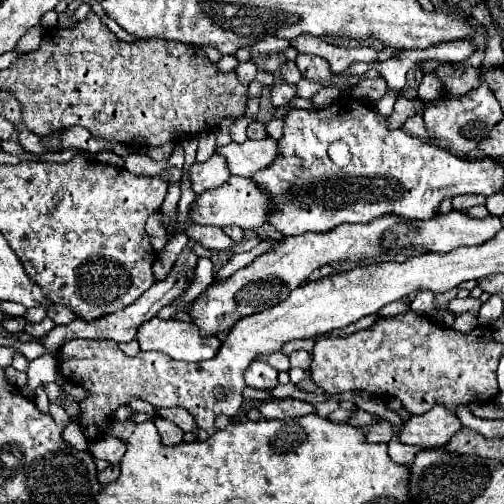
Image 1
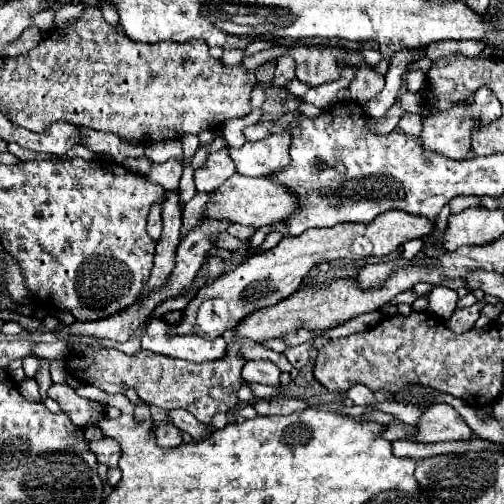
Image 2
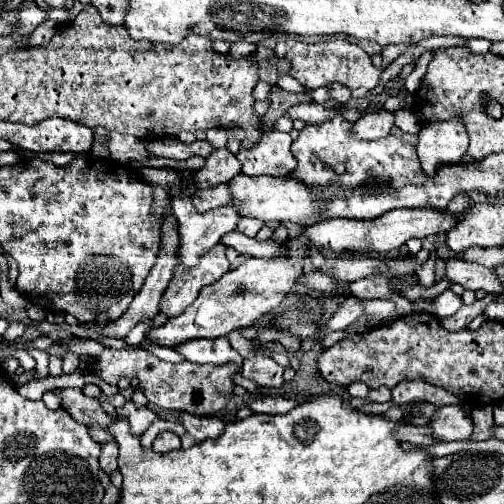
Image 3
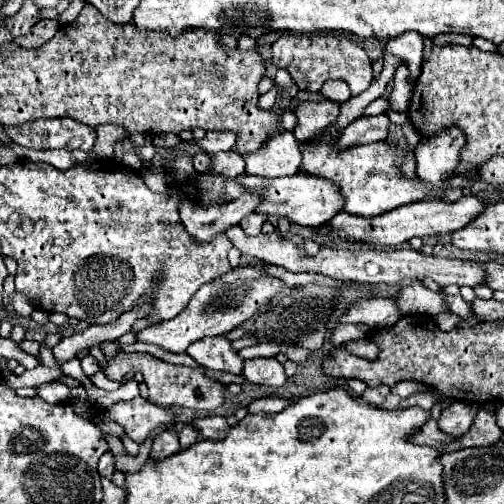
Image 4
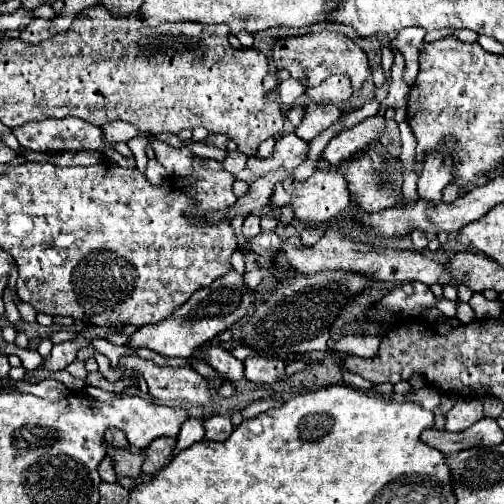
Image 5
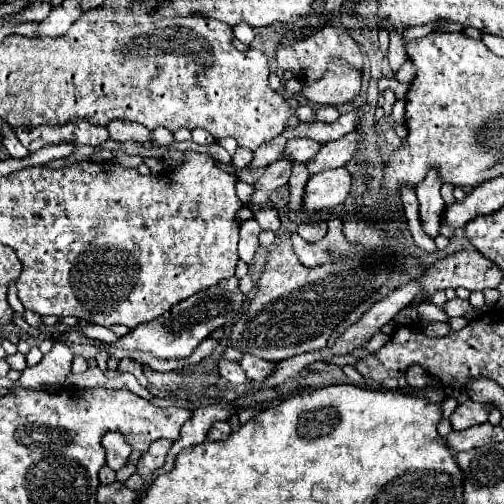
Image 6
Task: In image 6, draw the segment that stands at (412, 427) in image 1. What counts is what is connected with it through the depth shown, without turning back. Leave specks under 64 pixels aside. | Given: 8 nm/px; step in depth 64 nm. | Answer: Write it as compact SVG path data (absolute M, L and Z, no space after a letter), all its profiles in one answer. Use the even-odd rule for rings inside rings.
M472 400L462 402L450 416L452 430L464 430L476 424L484 424L488 420L488 408L486 404L478 404Z

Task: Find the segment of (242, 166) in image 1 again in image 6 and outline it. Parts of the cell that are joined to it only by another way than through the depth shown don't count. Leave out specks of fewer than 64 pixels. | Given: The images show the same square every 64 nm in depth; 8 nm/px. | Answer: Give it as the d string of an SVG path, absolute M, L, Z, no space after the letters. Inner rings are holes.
M290 138L284 146L284 154L292 164L304 164L312 156L316 156L318 150L320 150L320 144L310 138Z

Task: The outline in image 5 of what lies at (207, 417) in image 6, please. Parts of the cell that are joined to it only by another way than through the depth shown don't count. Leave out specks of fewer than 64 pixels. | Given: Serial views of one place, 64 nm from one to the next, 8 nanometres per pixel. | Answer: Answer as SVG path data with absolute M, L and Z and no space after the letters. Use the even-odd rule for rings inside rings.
M190 418L184 422L184 426L180 428L180 434L178 434L178 444L174 448L174 454L192 446L194 442L200 442L204 438L204 426L202 426L202 420L198 418Z

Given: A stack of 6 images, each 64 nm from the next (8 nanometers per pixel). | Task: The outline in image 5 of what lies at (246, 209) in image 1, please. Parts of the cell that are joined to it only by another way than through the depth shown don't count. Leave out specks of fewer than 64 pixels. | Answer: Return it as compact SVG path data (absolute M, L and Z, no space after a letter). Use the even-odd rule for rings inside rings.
M316 170L308 180L298 182L294 180L294 176L286 176L282 182L278 182L272 190L270 196L270 206L272 208L284 208L284 206L292 206L294 208L294 218L298 218L300 222L306 224L320 224L320 222L328 222L332 220L336 214L340 214L342 210L346 210L350 204L350 192L346 188L346 180L340 172L320 172Z

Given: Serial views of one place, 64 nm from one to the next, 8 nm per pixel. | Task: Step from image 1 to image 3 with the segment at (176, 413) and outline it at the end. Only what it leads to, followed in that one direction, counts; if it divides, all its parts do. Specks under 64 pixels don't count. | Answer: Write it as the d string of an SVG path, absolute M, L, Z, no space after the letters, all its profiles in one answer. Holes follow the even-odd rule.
M180 412L178 420L186 428L186 432L196 438L196 442L202 442L206 438L218 438L224 432L224 422L214 418L214 416L198 418L198 416L192 416L188 412Z

